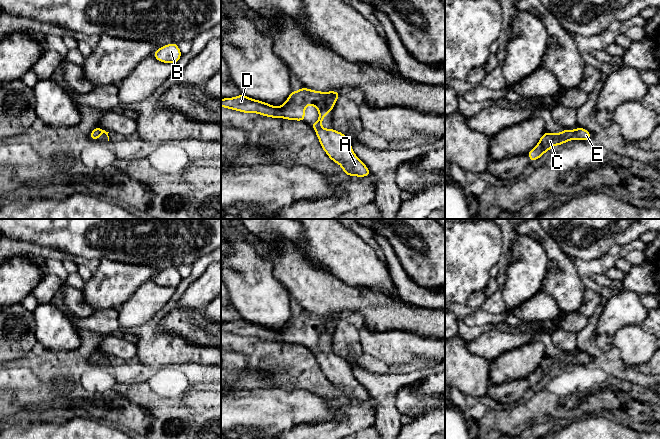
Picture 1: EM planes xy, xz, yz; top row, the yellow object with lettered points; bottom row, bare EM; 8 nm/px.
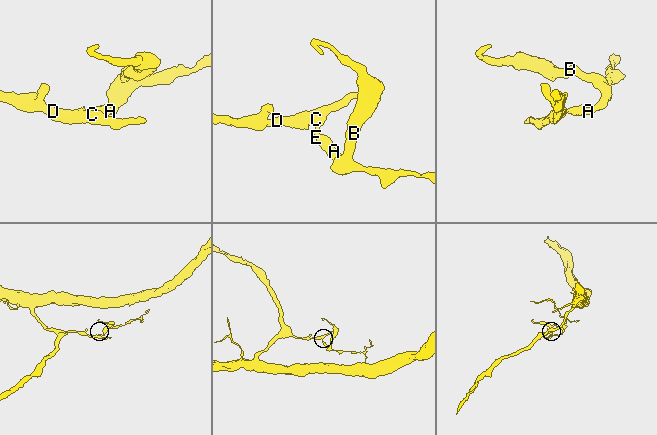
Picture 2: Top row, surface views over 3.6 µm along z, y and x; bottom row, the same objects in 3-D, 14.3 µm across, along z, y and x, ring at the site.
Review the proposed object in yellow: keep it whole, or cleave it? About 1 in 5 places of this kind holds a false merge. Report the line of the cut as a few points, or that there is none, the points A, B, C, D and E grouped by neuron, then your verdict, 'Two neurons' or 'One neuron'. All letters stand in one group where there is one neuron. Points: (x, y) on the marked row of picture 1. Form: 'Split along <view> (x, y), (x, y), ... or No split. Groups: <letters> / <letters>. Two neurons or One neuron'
No split. Groups: A B C D E. One neuron

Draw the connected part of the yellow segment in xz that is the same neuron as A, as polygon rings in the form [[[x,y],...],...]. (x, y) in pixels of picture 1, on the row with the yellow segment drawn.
[[[302,87],[298,91],[292,90],[285,103],[280,107],[249,98],[243,94],[233,98],[221,99],[221,107],[233,109],[242,113],[257,113],[270,118],[284,118],[287,120],[305,121],[305,107],[307,105],[312,105],[319,111],[319,117],[317,122],[311,123],[310,126],[316,131],[316,136],[320,141],[320,145],[325,153],[329,156],[330,160],[339,164],[342,167],[345,175],[367,177],[371,174],[371,172],[369,171],[368,167],[355,155],[347,136],[339,131],[334,130],[333,128],[324,129],[321,127],[324,117],[329,112],[332,112],[332,109],[339,96],[340,93],[338,91],[321,92]]]

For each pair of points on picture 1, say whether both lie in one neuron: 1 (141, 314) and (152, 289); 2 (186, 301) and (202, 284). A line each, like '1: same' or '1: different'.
1: same
2: same

